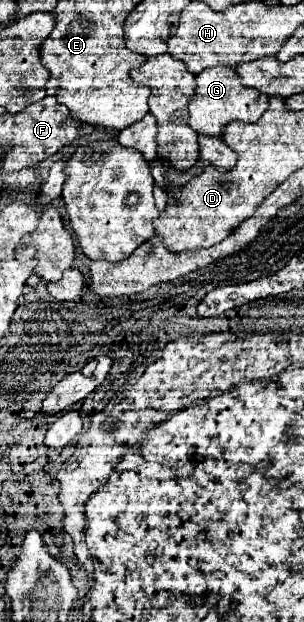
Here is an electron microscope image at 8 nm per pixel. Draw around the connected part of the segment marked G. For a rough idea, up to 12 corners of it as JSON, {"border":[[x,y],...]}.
{"border":[[234,67],[196,75],[188,123],[222,137],[230,121],[256,123],[268,95]]}

